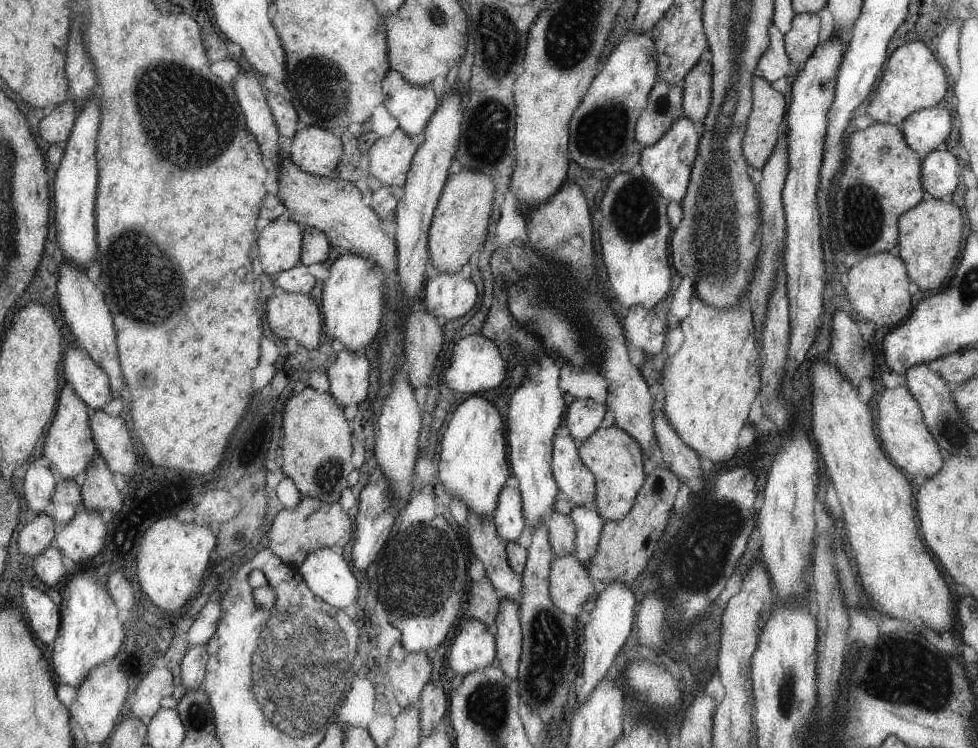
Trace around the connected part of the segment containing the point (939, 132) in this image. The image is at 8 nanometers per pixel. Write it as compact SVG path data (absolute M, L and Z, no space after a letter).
M948 104L912 113L906 121L901 122L901 125L904 126L903 135L907 139L908 146L917 151L921 157L928 156L942 142L946 142L950 135L952 113Z

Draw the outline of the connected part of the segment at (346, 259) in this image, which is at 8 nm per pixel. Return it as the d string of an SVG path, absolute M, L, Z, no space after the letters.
M352 252L341 255L328 270L330 274L323 282L320 300L328 328L326 337L340 340L352 351L370 346L380 332L384 316L384 270L380 270L380 266L370 258Z

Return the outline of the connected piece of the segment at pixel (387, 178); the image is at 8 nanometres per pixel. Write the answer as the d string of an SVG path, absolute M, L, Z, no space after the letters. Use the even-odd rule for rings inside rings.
M400 128L388 136L379 137L368 150L369 174L382 185L402 188L417 150L418 144Z

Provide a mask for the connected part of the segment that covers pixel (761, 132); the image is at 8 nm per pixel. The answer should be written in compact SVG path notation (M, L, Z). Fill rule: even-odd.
M756 76L753 84L754 108L747 124L747 136L743 138L743 154L754 168L762 170L775 152L780 138L780 124L786 114L786 100L782 93L776 92L764 78Z

